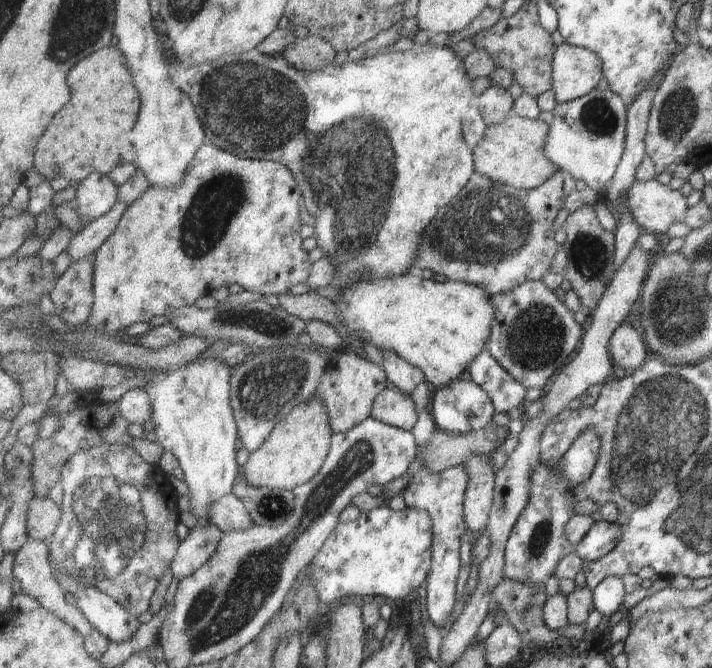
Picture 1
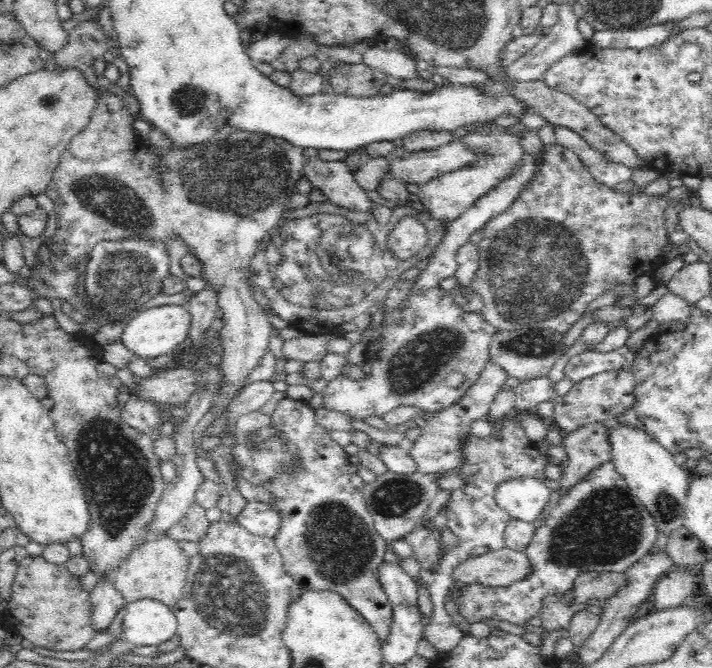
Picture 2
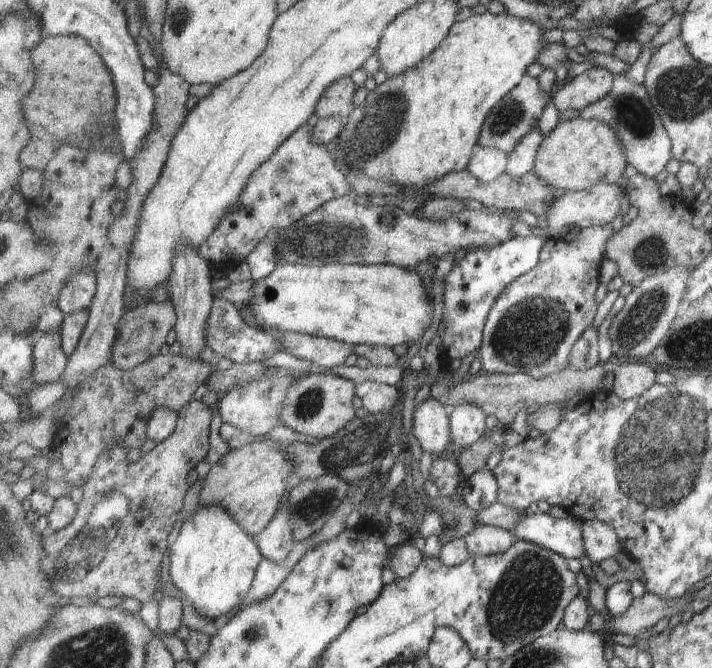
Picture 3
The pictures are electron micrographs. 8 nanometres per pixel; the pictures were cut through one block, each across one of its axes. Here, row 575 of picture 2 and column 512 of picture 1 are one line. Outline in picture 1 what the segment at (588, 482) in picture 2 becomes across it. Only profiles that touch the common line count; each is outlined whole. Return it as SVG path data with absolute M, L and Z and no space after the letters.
M587 430L575 439L559 465L539 464L532 477L529 503L506 545L506 578L514 582L531 583L533 589L544 588L561 558L574 552L574 546L565 536L565 525L573 515L570 506L573 500L571 488L590 478L598 458L598 449L598 439L591 430Z

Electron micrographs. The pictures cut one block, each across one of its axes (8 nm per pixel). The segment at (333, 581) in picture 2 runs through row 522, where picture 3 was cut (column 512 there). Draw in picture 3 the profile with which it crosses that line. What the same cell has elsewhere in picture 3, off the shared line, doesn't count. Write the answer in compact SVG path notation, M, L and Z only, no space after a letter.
M608 223L583 228L579 237L569 242L550 237L543 246L539 265L511 282L495 302L478 351L482 371L490 374L525 372L544 378L566 369L567 354L589 329L595 314L593 292L597 288L597 268L611 234L613 230Z

